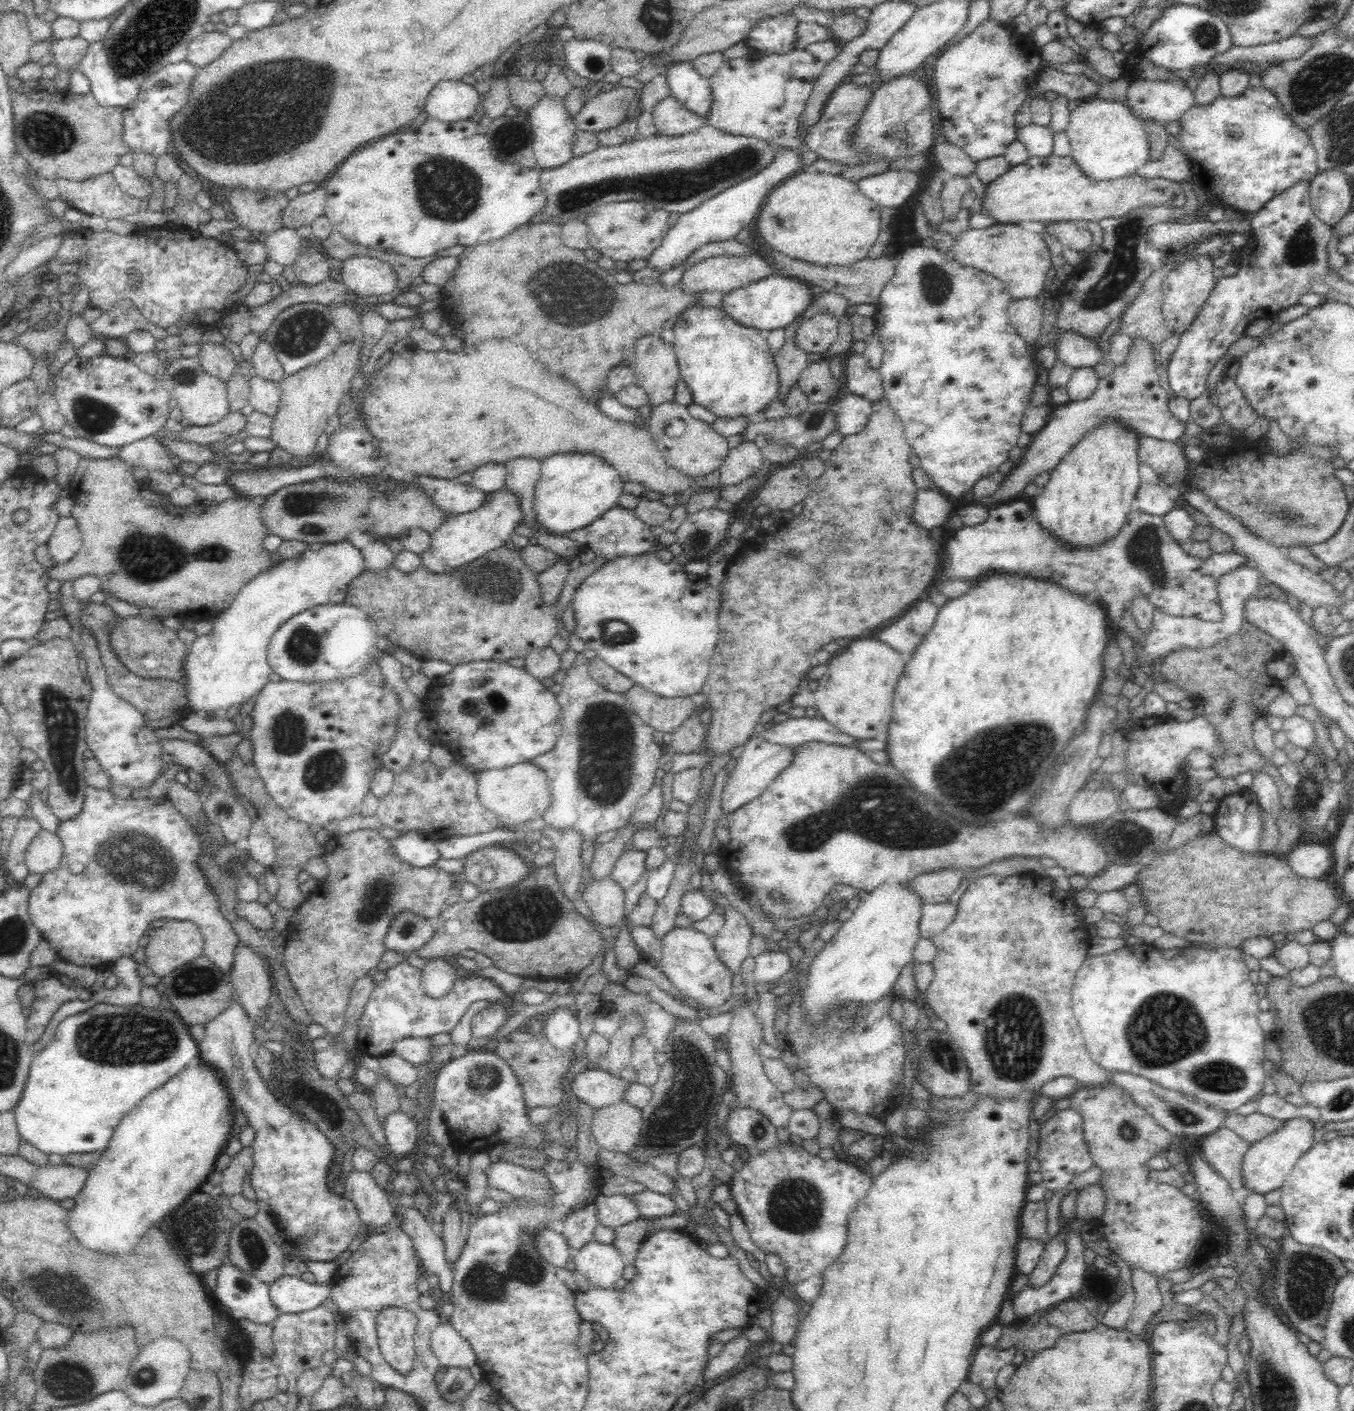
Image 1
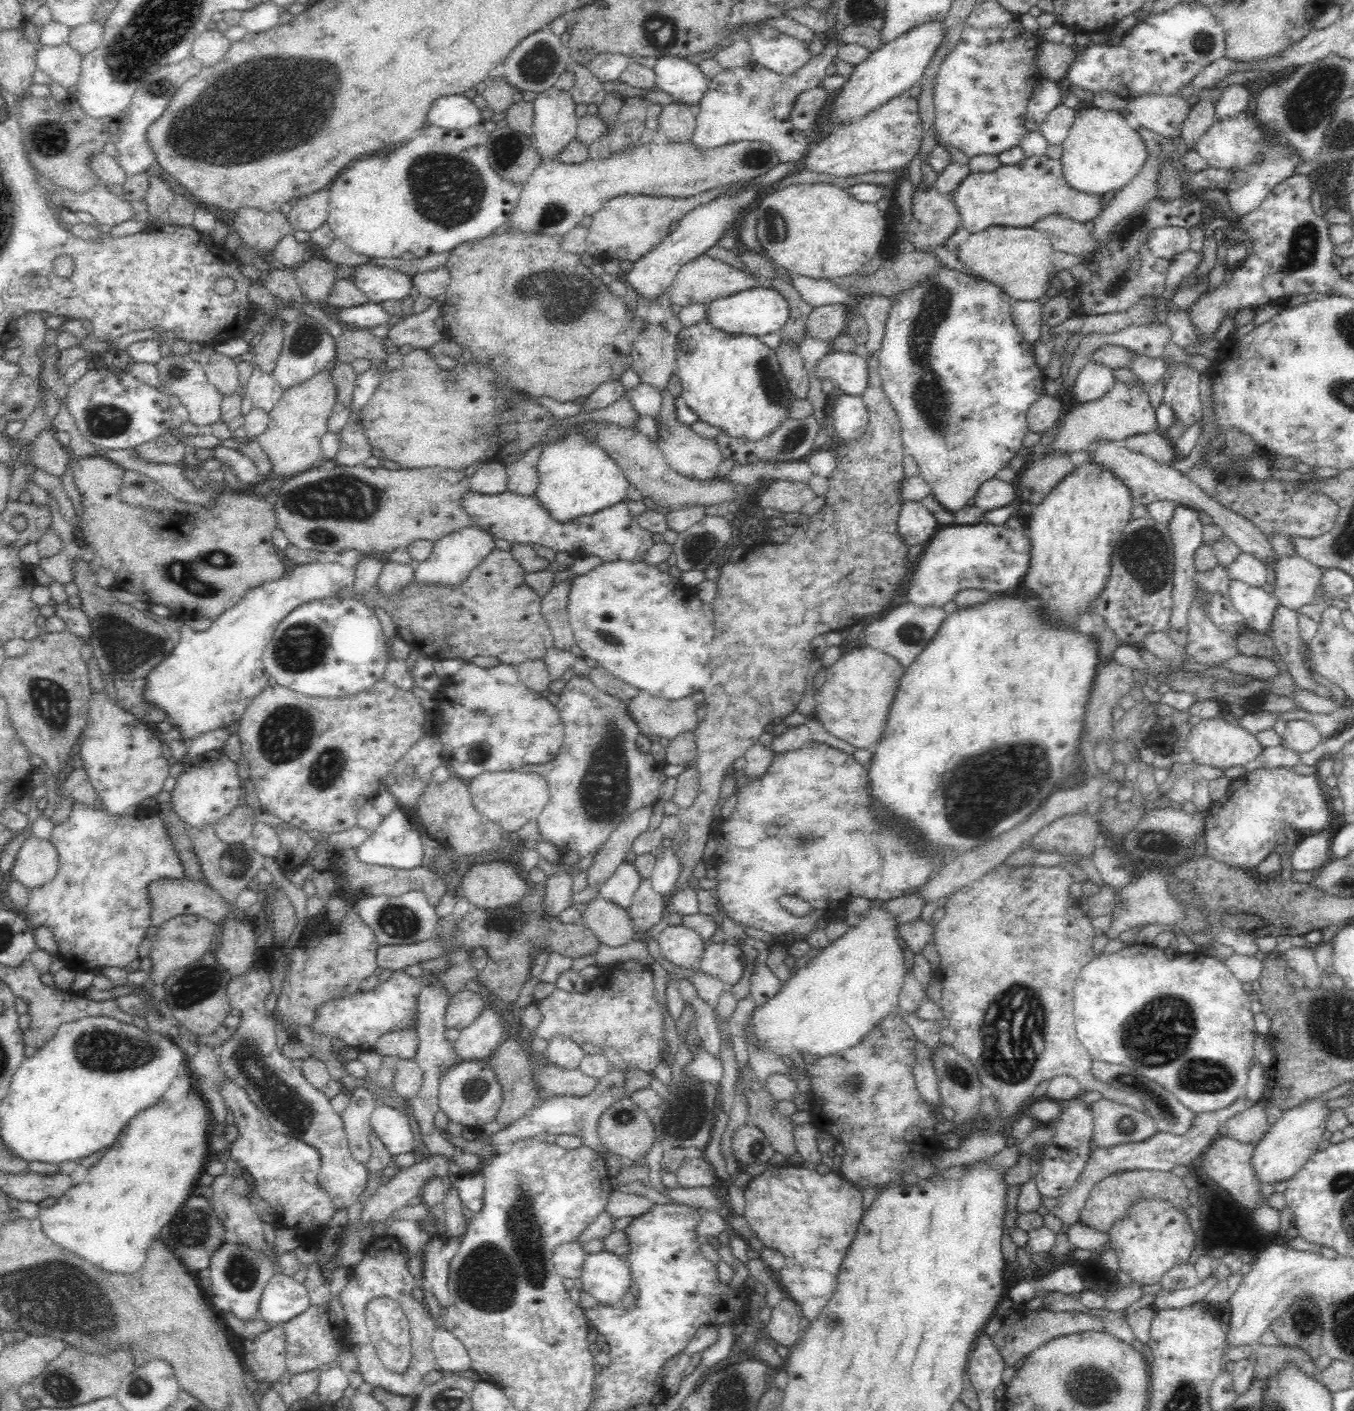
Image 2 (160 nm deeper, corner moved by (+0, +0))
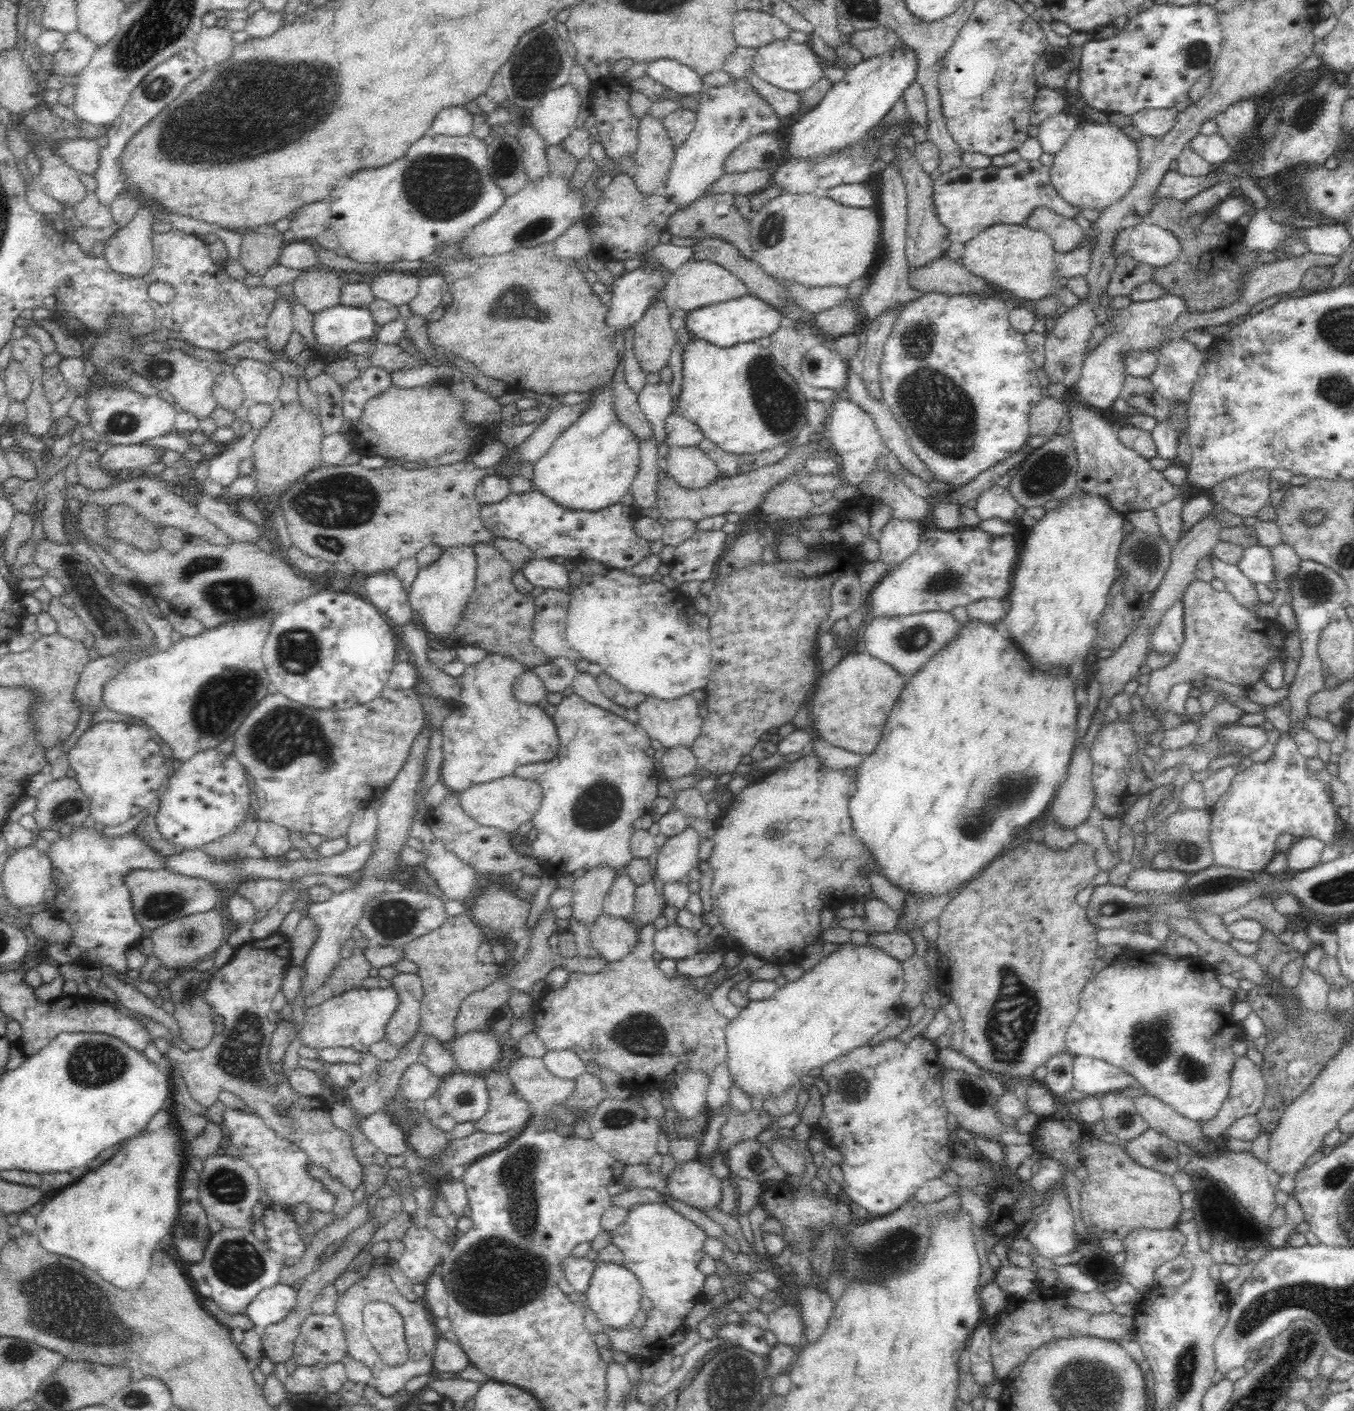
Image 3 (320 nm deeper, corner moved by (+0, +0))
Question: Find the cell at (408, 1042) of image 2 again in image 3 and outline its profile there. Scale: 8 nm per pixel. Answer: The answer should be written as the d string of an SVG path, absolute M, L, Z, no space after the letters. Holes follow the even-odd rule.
M398 972L391 978L396 991L396 1010L388 1021L385 1039L394 1046L404 1046L418 1030L420 1004L422 1002L422 981L414 973Z

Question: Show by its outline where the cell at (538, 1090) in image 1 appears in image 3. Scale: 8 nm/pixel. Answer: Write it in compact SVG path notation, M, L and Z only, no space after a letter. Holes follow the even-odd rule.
M503 1063L484 1075L489 1102L484 1116L474 1122L475 1132L490 1135L519 1132L533 1119L531 1105L514 1093L514 1085L508 1079Z

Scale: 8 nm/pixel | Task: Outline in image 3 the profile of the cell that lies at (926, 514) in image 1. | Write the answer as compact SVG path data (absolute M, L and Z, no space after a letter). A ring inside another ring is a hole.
M917 519L887 521L877 538L879 552L874 561L894 568L916 552L920 544L920 532L922 528Z

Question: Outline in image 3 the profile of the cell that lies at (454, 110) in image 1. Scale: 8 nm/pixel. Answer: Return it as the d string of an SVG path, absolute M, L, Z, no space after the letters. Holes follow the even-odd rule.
M464 106L446 107L433 120L430 133L434 136L468 136L473 120L474 116Z

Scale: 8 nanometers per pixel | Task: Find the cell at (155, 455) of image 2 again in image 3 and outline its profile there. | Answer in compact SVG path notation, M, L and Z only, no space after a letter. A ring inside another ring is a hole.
M118 444L111 445L108 450L101 454L98 467L105 471L118 471L122 468L141 469L158 462L162 451L145 445Z

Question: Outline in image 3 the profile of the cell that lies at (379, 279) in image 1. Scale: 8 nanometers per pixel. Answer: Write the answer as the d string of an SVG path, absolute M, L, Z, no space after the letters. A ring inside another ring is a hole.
M381 272L369 284L376 299L387 300L397 307L414 300L420 290L419 274L408 272Z

